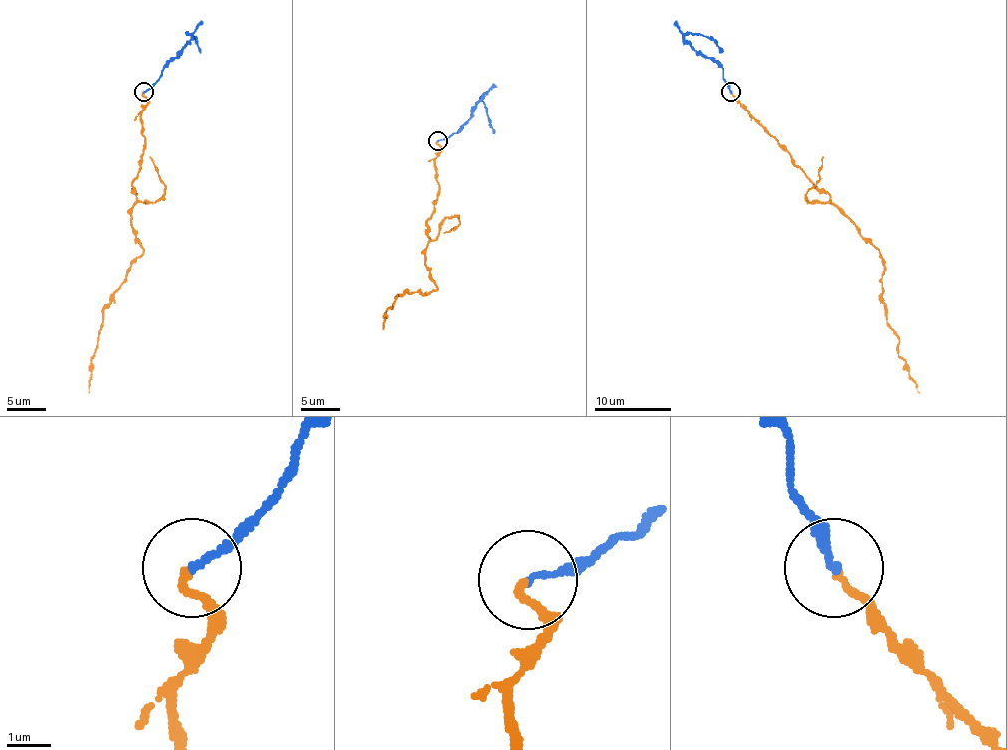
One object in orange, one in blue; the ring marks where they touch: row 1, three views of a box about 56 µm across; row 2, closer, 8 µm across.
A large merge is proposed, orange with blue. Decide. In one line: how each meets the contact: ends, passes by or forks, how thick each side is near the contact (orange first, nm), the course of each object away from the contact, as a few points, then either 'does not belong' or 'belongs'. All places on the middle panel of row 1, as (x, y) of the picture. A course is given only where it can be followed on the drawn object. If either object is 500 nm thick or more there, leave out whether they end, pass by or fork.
orange ends | blue ends | 160/150 nm | orange via (437, 141), (439, 193), (426, 224), (426, 266), (437, 289), (404, 291), (397, 297), (383, 330) | blue via (437, 141), (454, 133), (485, 95), (483, 106), (495, 133) | belongs

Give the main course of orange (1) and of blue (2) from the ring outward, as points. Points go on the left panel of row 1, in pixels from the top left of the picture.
1: (143, 92), (145, 148), (132, 183), (132, 229), (143, 252), (103, 310), (89, 393)
2: (143, 92), (157, 81), (160, 71), (191, 36), (189, 34), (201, 52)

